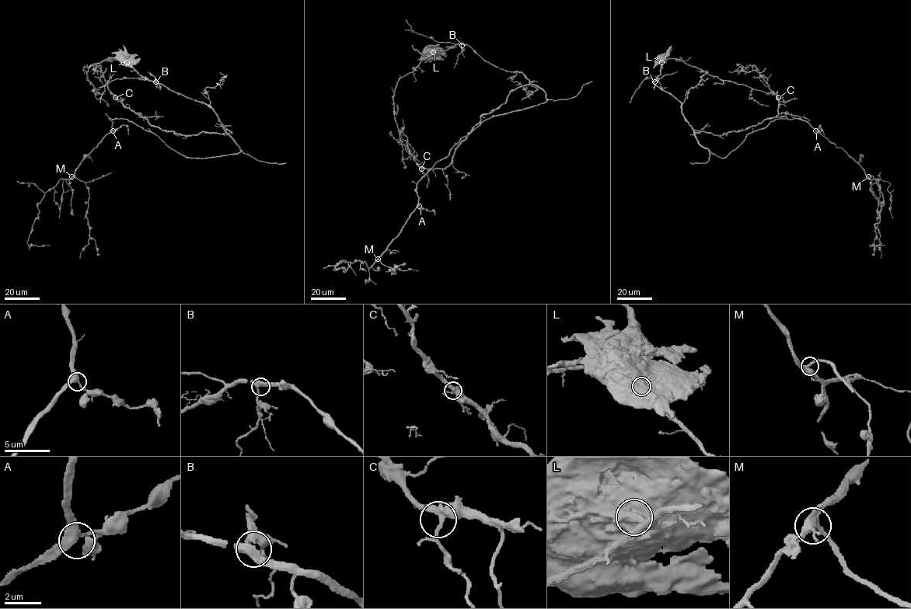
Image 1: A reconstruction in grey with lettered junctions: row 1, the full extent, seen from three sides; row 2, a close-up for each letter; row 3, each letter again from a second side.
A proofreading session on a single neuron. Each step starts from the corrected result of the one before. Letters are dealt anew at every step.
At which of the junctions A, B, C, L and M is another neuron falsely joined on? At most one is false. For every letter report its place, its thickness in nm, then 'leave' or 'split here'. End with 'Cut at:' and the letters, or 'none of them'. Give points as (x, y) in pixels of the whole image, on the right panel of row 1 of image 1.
A: (815, 130) | 340 nm | leave
B: (654, 81) | 480 nm | leave
C: (778, 97) | 320 nm | leave
L: (661, 62) | 700 nm | split here
M: (868, 176) | 320 nm | leave
Cut at: L

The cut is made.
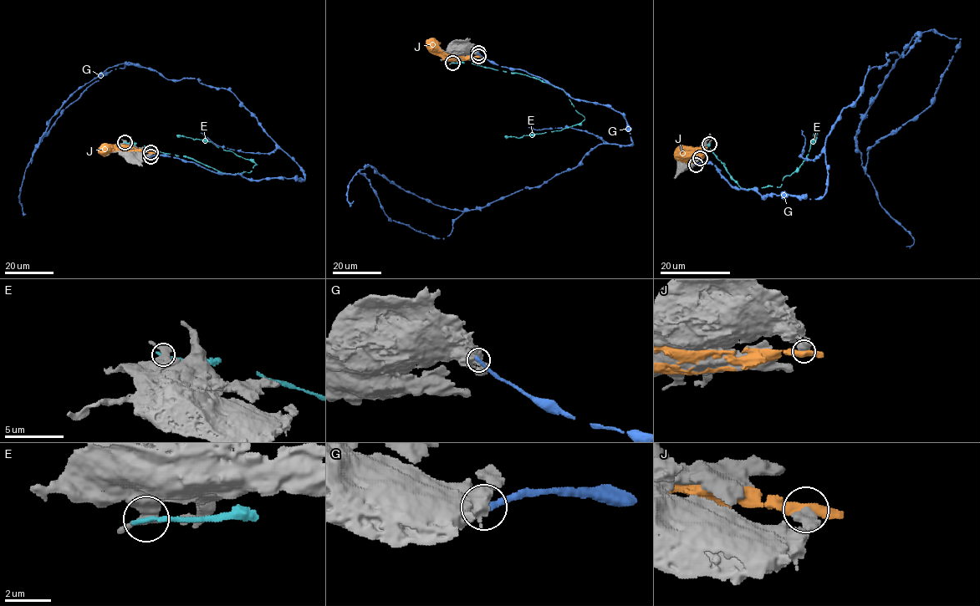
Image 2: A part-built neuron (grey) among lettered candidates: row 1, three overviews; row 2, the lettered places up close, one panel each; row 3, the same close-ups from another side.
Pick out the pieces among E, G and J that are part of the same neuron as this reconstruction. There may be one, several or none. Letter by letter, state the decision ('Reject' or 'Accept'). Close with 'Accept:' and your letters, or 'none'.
E: Reject
G: Reject
J: Reject
Accept: none

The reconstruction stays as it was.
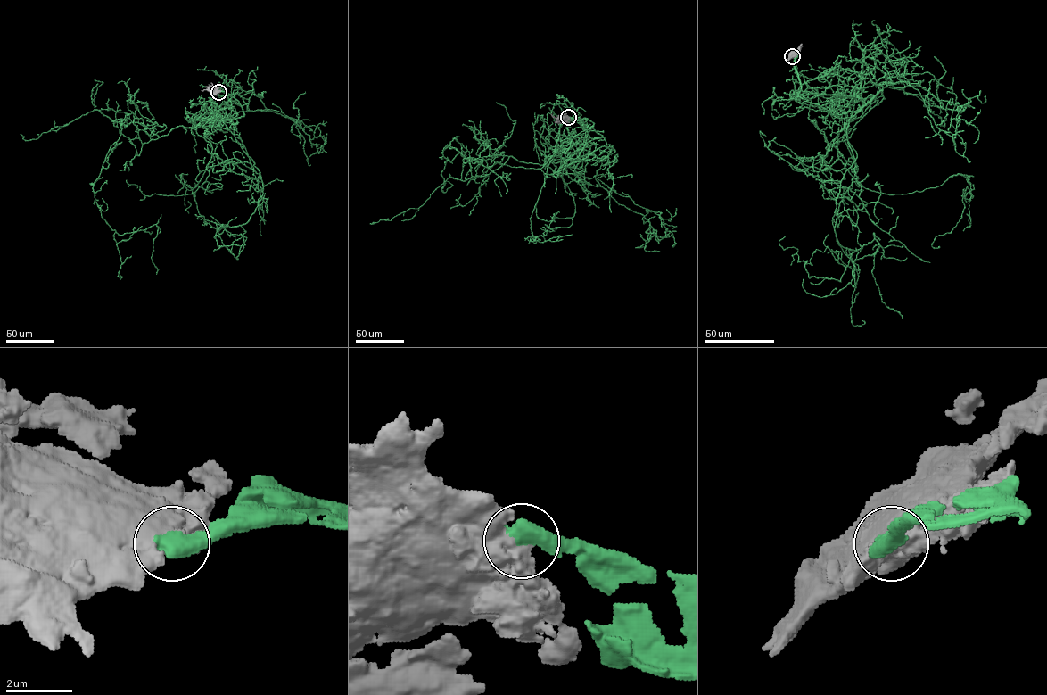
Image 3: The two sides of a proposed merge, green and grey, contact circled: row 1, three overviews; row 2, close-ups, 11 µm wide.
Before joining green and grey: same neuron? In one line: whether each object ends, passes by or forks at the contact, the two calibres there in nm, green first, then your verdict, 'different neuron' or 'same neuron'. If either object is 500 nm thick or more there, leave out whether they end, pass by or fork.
600 nm thick on the green side, 900 nm on the other; same neuron

